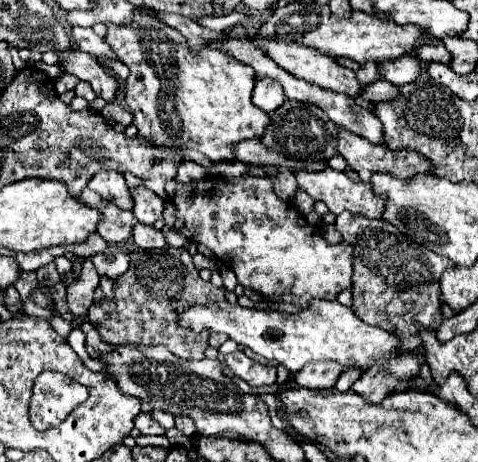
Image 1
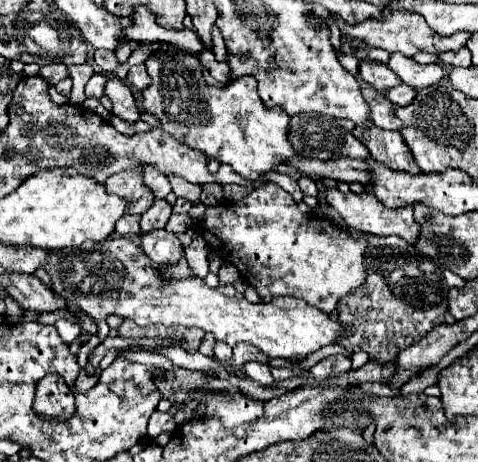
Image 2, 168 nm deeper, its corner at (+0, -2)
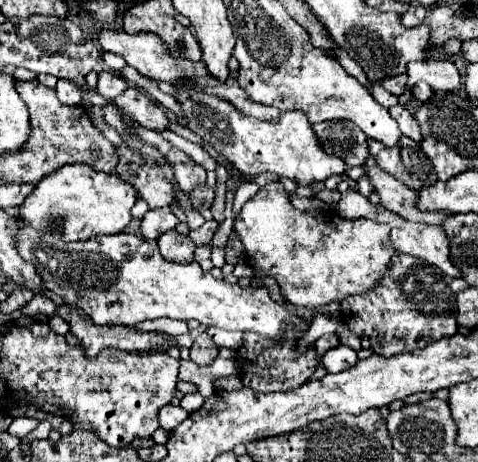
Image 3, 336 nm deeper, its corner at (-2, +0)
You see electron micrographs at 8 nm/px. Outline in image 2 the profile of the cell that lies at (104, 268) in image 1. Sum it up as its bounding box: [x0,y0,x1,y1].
[44,237,350,357]

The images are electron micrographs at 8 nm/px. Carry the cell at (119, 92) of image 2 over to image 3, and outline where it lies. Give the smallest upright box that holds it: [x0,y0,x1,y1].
[114,89,170,131]

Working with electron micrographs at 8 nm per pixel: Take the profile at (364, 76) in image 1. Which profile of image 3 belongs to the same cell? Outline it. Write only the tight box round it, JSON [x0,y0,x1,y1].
[380,75,406,97]

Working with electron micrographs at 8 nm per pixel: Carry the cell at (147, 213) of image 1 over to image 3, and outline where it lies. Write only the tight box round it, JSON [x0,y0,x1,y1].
[142,207,178,241]

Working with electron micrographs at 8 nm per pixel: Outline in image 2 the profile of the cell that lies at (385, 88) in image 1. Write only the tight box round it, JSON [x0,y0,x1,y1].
[386,83,414,107]

